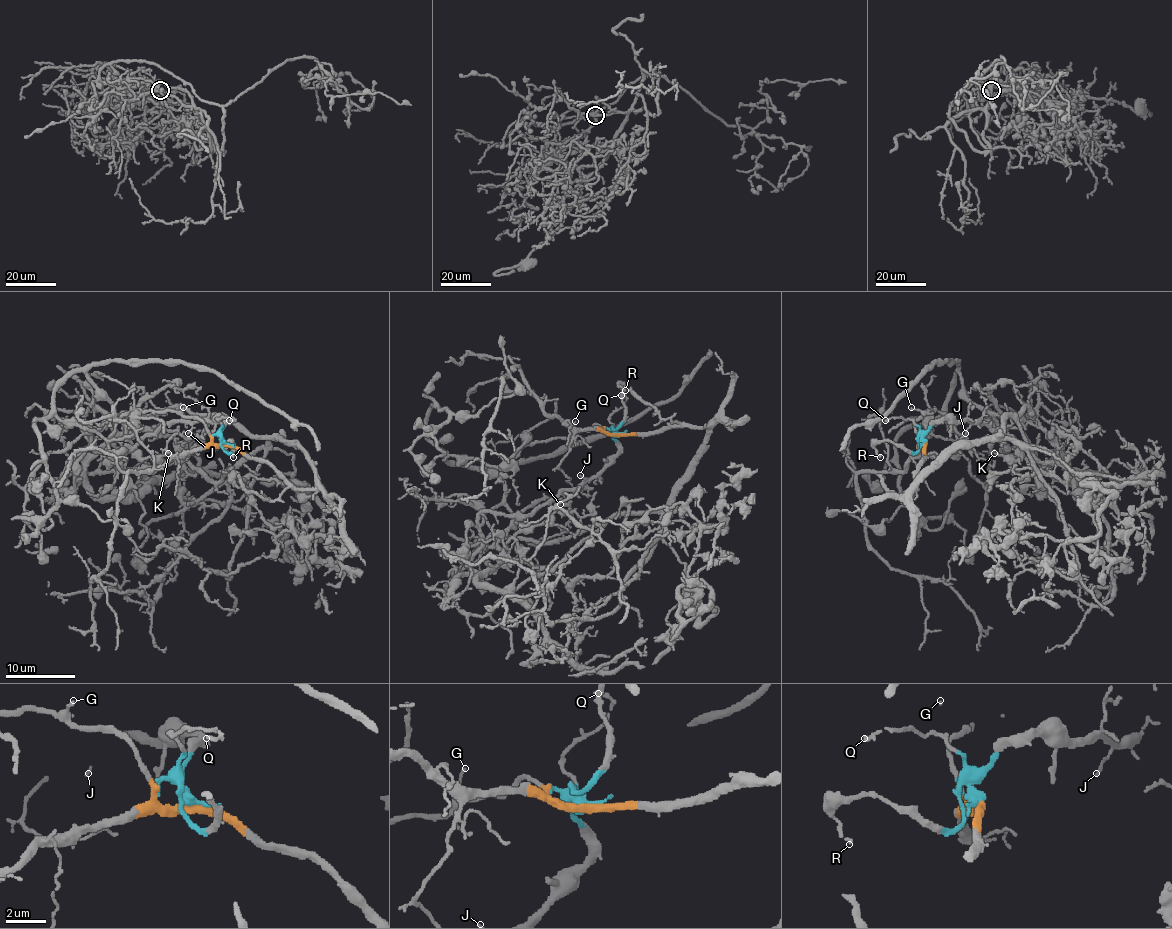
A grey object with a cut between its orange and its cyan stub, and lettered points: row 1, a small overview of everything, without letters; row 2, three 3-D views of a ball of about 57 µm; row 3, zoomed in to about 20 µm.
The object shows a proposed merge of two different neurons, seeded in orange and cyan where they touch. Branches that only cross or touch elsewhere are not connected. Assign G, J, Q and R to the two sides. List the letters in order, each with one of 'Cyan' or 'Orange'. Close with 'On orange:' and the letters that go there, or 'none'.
G: Orange
J: Cyan
Q: Cyan
R: Cyan
On orange: G

